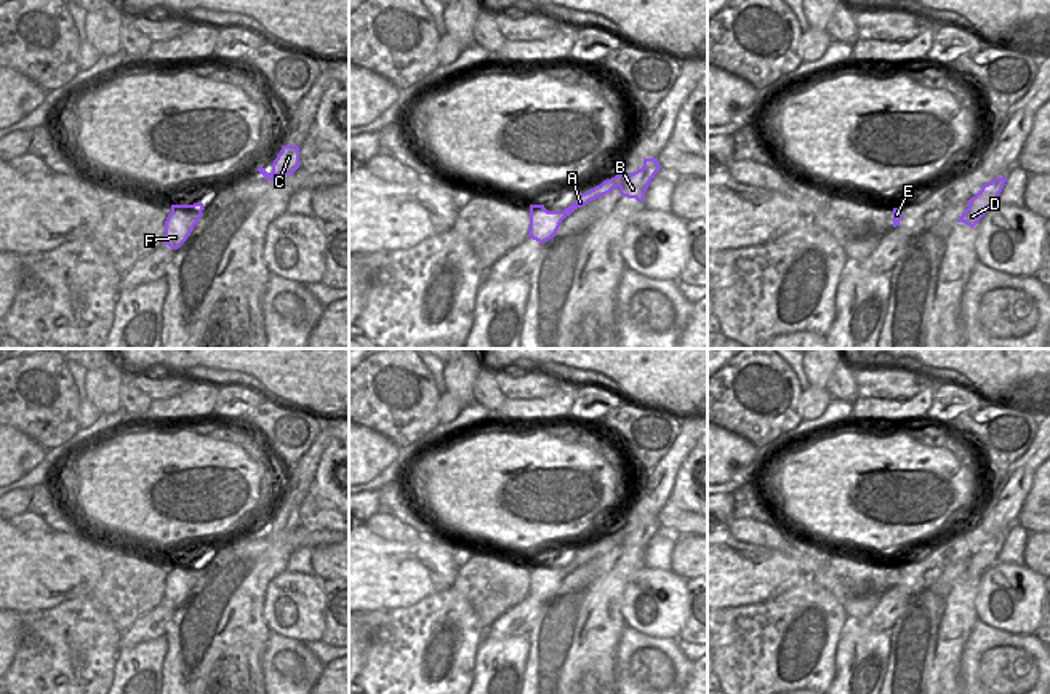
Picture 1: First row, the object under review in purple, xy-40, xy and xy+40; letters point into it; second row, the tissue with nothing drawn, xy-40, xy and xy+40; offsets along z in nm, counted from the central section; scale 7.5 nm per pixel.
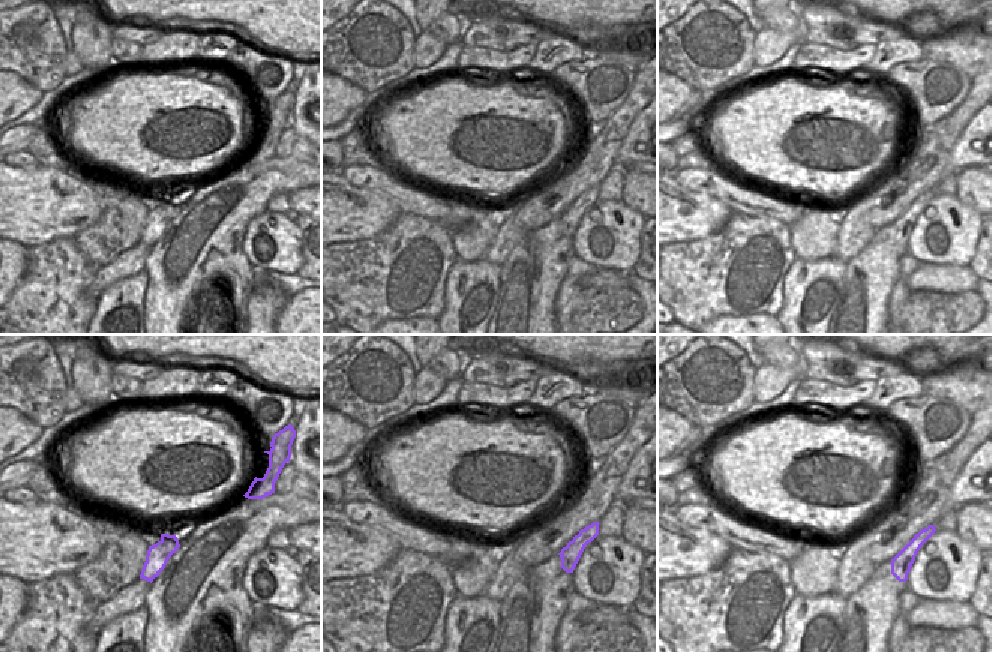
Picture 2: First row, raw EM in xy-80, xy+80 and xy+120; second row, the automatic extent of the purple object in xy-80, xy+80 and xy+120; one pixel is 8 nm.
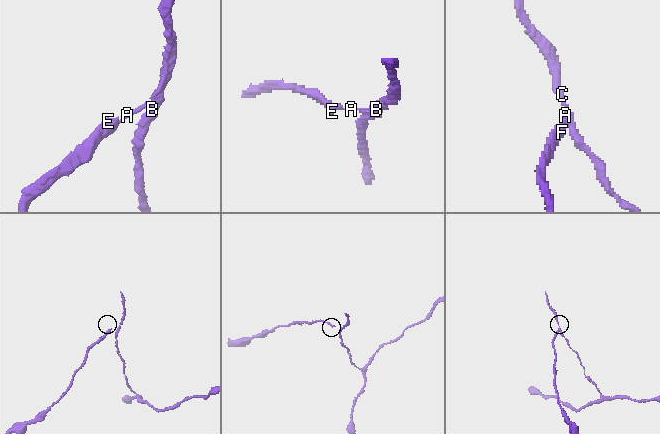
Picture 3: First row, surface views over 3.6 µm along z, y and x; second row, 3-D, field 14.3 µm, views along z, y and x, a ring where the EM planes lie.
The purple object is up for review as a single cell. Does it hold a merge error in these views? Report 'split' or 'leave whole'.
split

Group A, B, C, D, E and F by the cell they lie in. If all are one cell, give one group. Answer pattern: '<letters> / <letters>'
A E F / B C D

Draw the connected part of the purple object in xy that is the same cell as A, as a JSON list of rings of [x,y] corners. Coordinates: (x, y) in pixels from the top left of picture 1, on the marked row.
[[[618,173],[615,177],[603,181],[600,185],[581,193],[573,205],[563,211],[547,211],[544,205],[530,205],[530,229],[528,237],[544,243],[551,240],[562,221],[575,209],[587,205],[589,201],[610,193],[615,187],[619,187],[626,181],[624,173]]]

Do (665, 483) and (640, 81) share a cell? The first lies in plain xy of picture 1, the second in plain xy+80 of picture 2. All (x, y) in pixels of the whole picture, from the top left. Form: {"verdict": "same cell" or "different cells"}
{"verdict": "different cells"}

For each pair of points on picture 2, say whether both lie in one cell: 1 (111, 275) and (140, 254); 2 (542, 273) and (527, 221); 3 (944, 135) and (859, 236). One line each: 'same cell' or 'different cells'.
1: same cell
2: different cells
3: same cell

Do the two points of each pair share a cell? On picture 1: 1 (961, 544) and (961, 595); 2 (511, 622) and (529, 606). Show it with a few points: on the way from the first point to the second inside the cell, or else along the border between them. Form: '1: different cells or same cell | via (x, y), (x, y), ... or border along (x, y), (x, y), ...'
1: different cells | border along (956, 578), (946, 582), (932, 582), (921, 592)
2: same cell | via (516, 619), (524, 611)

